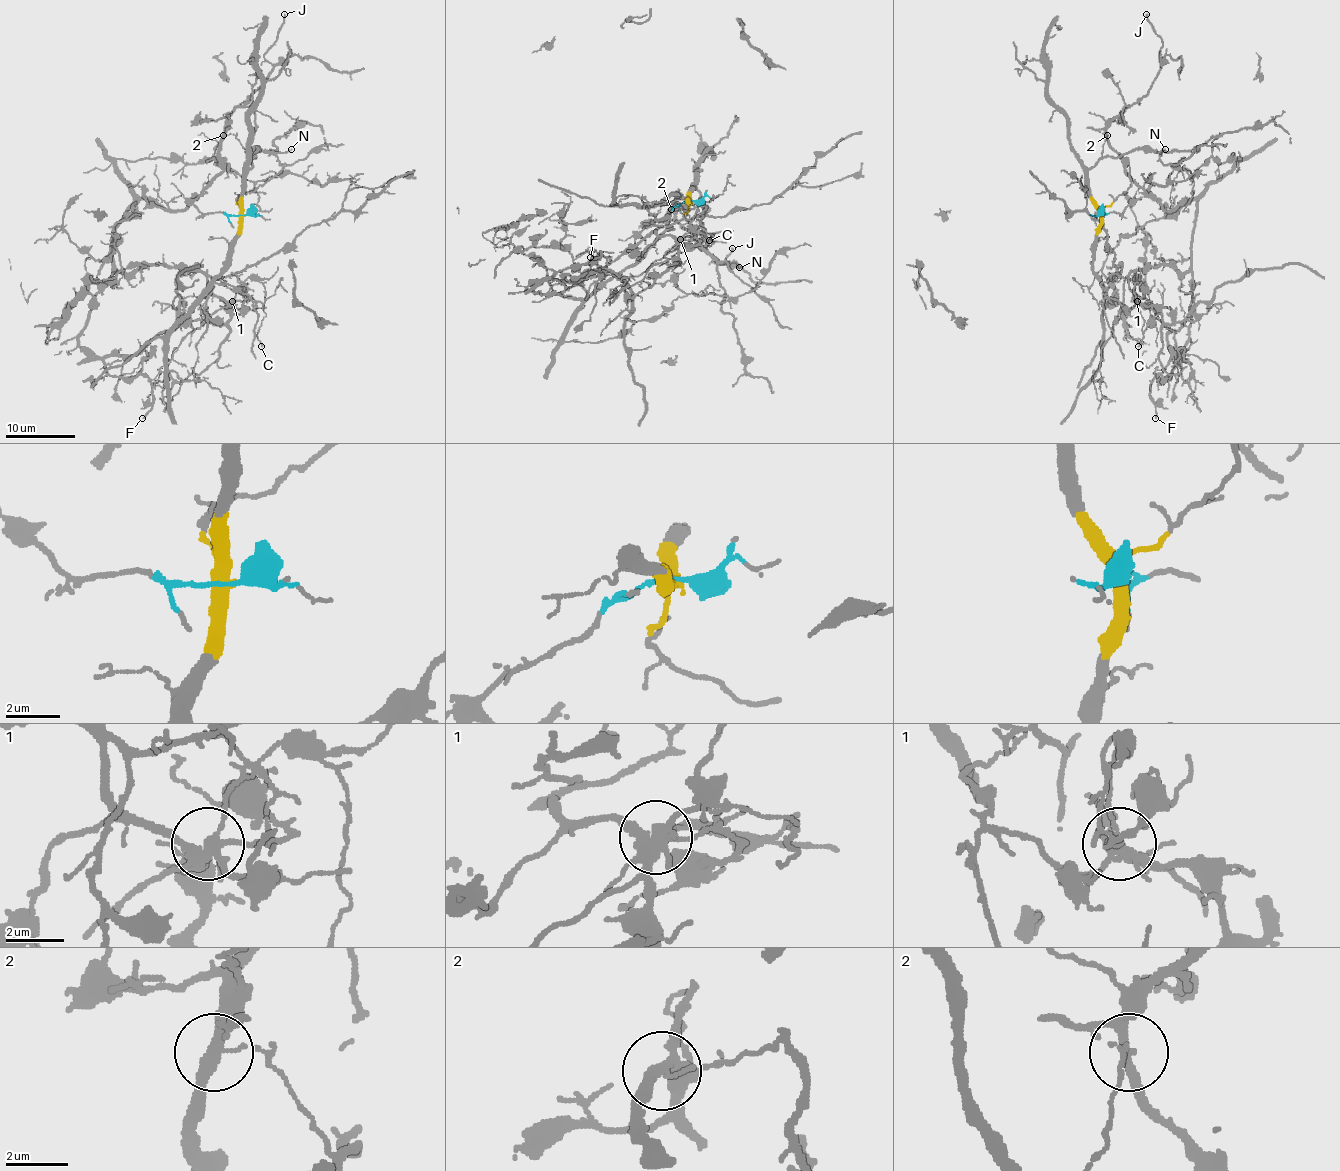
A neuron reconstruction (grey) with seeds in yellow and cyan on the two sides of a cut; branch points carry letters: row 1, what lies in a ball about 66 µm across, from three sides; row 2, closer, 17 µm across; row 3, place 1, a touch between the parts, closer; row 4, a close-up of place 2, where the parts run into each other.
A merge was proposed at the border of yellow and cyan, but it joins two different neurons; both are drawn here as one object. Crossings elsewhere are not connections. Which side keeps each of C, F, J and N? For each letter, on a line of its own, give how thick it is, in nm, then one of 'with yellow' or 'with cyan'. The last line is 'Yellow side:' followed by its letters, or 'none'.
C: calibre 130 nm; with cyan
F: calibre 180 nm; with cyan
J: calibre 200 nm; with cyan
N: calibre 100 nm; with yellow
Yellow side: N

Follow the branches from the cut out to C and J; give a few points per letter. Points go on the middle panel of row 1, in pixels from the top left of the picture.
C: (690, 201), (649, 223), (641, 234), (646, 251), (630, 267), (587, 297), (560, 293), (653, 230), (709, 239)
J: (690, 201), (649, 223), (641, 232), (646, 244), (669, 229), (672, 208), (712, 262), (723, 264), (732, 248)

